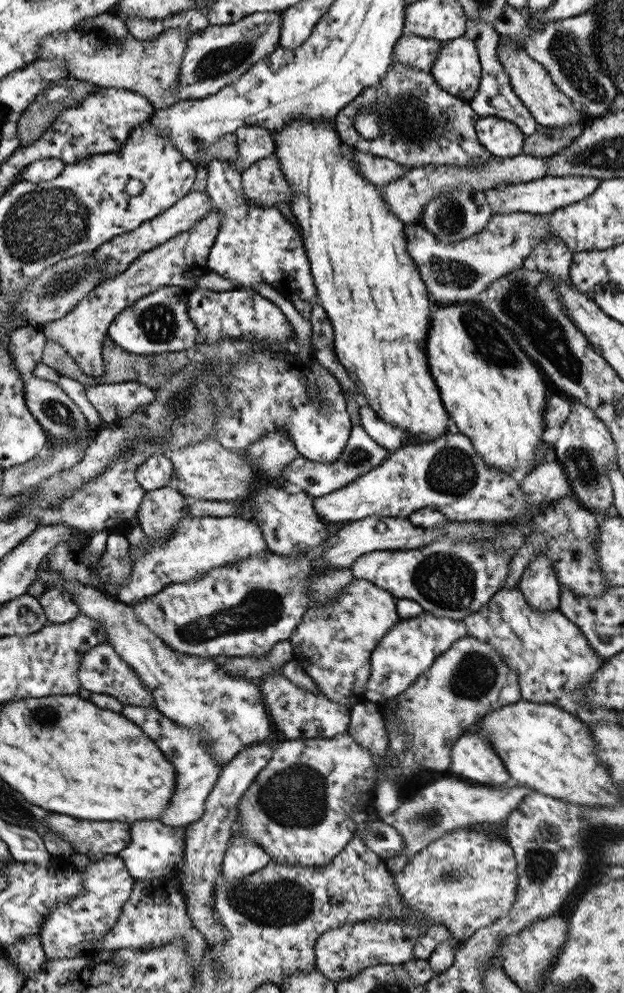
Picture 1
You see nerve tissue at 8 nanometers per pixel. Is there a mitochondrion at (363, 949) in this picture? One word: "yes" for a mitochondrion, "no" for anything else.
no

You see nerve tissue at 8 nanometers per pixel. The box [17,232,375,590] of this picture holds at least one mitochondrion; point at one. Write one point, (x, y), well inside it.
(181, 401)

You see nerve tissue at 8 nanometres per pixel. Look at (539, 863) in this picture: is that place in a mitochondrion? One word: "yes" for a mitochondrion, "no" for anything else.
yes

